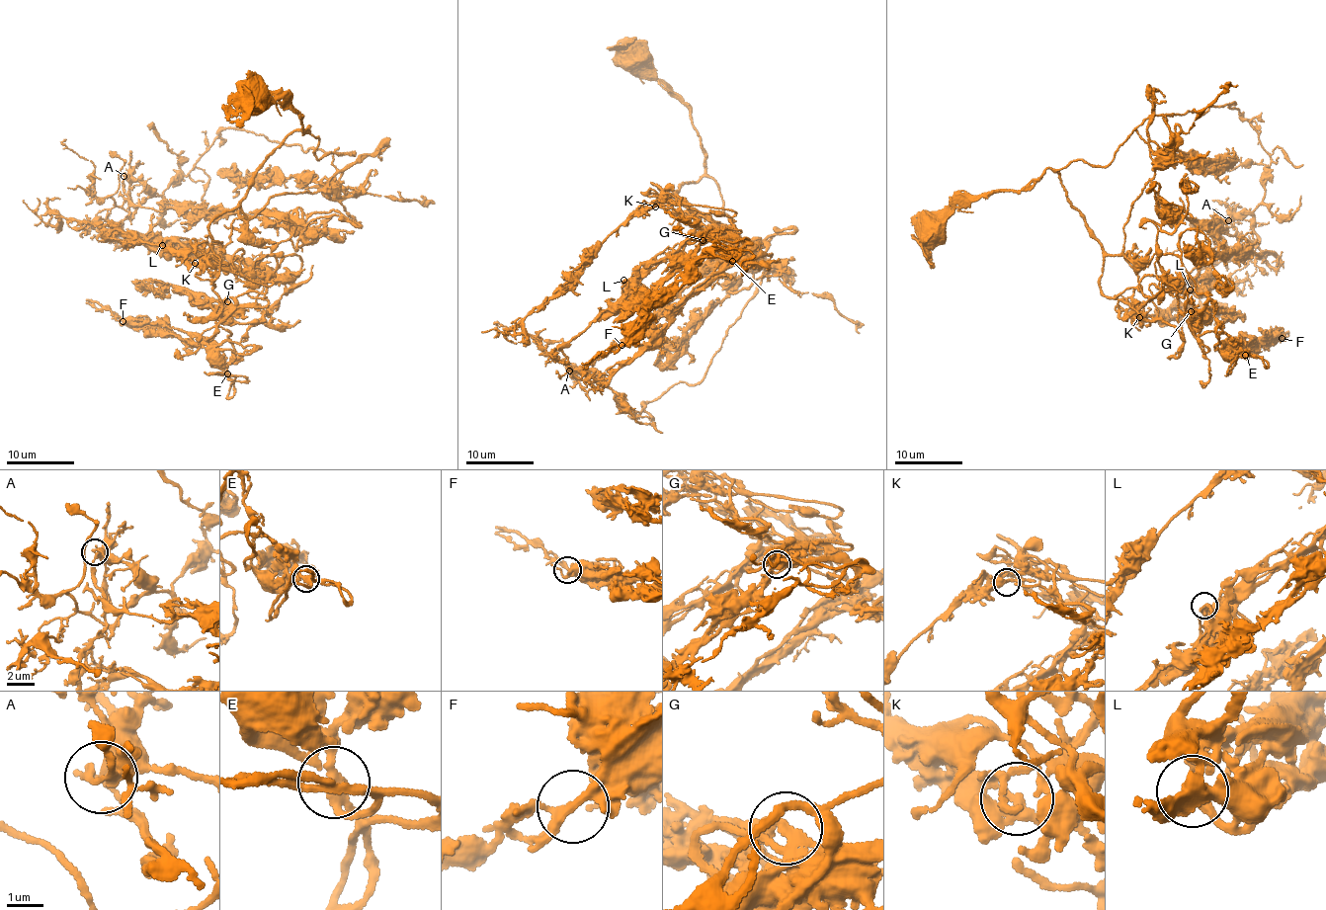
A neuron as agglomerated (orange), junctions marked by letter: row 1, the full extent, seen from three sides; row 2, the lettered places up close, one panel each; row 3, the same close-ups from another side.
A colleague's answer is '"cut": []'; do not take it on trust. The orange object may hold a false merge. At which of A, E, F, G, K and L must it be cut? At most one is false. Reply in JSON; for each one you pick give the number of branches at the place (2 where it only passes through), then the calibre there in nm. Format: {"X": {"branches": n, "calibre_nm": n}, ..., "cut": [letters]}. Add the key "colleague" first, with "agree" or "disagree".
{"colleague": "agree", "cut": []}

